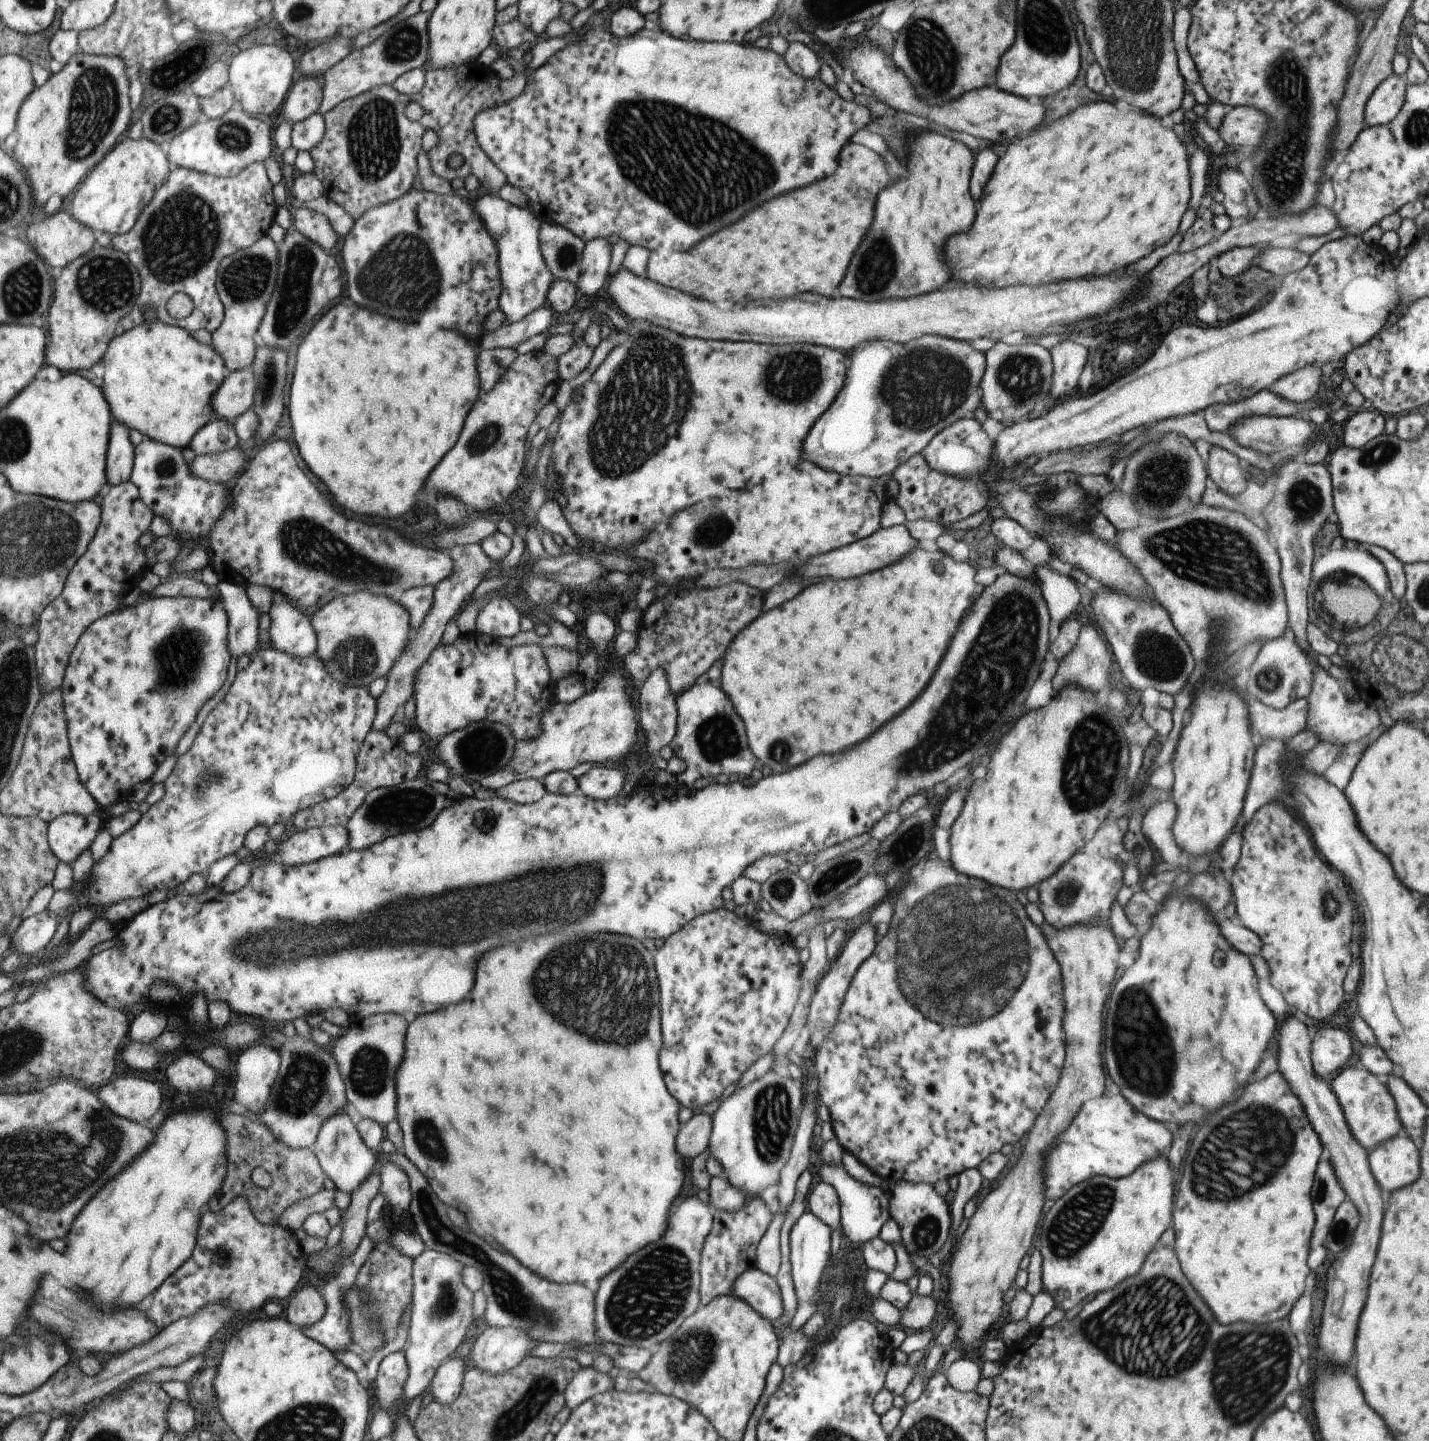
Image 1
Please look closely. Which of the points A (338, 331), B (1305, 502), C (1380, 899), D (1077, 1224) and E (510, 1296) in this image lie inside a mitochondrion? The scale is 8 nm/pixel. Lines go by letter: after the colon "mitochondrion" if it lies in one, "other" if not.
A: other
B: mitochondrion
C: other
D: mitochondrion
E: mitochondrion

